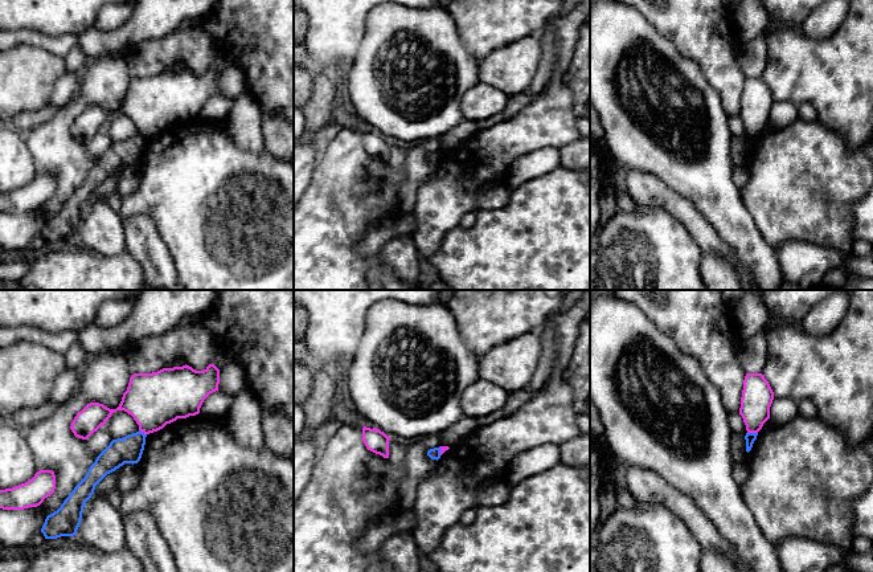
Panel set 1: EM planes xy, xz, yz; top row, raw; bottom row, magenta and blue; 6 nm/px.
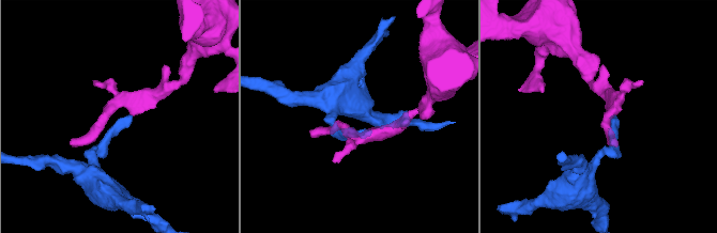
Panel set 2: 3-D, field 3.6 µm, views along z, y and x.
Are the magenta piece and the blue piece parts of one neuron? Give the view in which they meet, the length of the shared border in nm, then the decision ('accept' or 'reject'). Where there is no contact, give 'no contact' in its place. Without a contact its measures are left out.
yz | 60 nm | reject

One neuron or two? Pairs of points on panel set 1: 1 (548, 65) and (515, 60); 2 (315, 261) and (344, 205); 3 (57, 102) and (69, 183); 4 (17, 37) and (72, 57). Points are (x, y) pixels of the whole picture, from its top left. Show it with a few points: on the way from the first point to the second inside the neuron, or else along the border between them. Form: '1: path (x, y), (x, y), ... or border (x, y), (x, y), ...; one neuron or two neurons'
1: border (539, 36), (541, 61), (532, 82), (524, 90); two neurons
2: path (315, 248), (316, 240), (331, 219); one neuron
3: border (78, 84), (78, 90), (57, 109); two neurons
4: border (76, 45), (64, 56); two neurons

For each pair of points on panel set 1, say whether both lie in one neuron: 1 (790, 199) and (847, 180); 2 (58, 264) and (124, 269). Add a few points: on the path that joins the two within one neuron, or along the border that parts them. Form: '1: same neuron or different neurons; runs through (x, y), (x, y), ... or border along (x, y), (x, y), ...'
1: same neuron; runs through (804, 184), (808, 180), (832, 180)
2: same neuron; runs through (74, 269), (109, 269)

